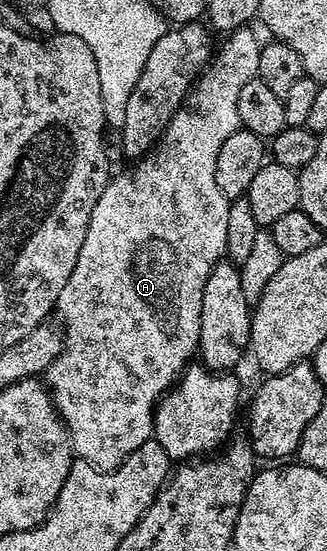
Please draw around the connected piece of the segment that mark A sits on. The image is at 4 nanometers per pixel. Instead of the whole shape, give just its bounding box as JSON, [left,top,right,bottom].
[45,25,261,470]

